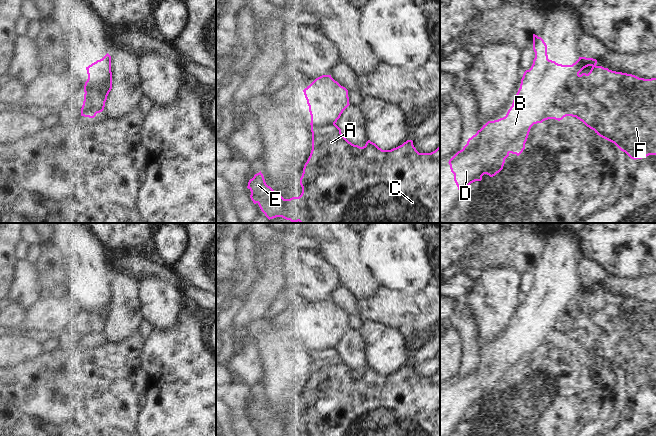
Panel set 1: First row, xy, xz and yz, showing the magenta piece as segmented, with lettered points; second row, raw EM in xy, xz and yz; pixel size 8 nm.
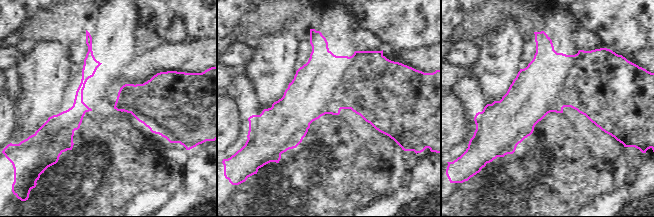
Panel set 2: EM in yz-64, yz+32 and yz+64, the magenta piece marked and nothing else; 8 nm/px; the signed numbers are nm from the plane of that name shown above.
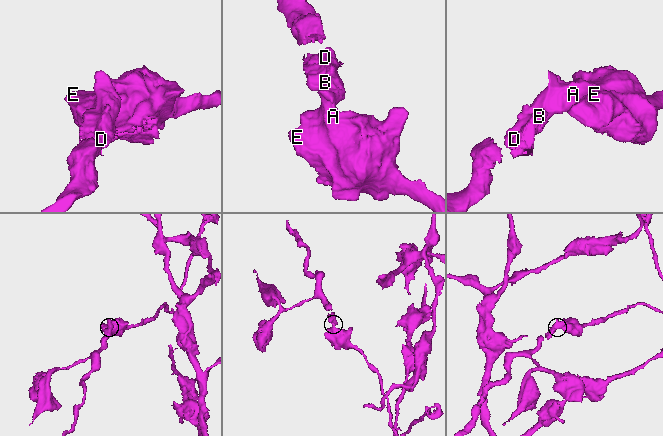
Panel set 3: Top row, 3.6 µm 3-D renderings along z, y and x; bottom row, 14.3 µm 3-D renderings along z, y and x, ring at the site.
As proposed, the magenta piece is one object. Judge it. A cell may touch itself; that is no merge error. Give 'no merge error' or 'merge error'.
merge error

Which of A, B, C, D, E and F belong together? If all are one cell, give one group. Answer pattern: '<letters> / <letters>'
A C E F / B D

